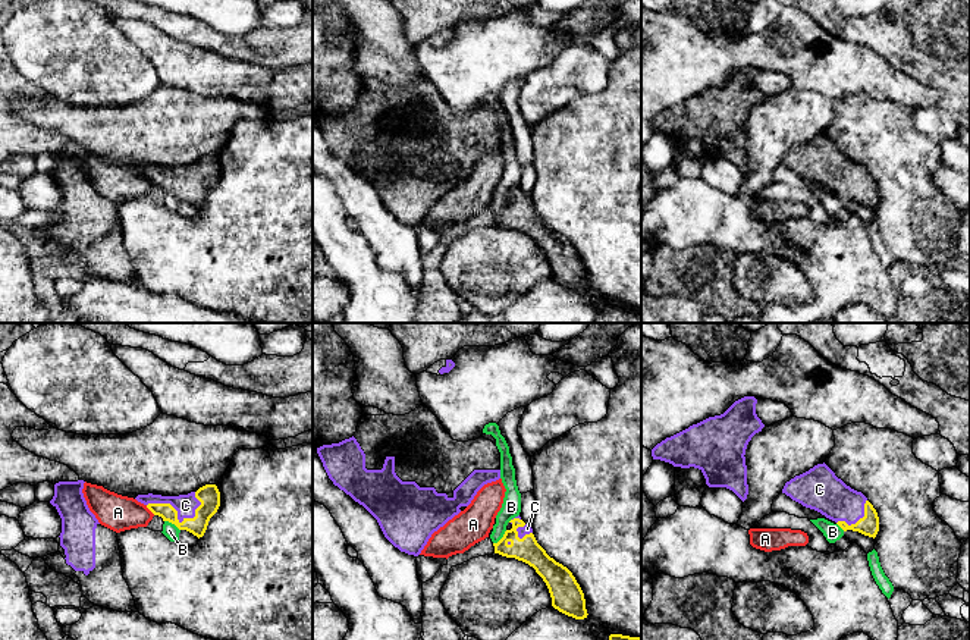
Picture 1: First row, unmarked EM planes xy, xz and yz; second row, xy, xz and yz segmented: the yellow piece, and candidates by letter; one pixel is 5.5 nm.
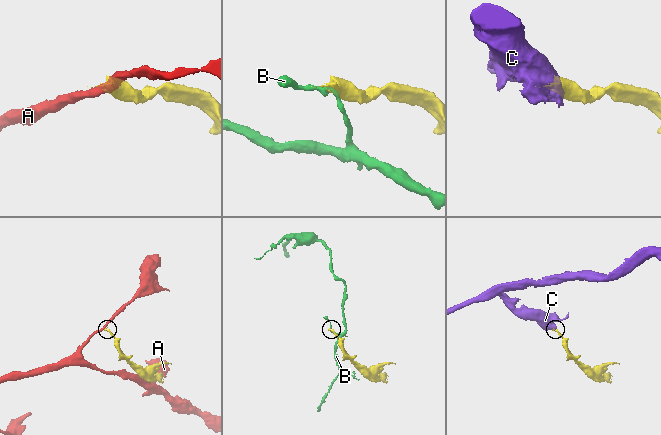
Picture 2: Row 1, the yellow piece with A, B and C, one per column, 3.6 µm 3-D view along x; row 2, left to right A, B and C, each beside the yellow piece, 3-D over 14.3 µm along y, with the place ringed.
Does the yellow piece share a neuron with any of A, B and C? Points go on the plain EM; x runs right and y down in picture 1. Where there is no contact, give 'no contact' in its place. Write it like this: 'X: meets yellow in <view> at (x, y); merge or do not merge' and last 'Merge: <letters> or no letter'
A: meets yellow in xy at (150, 181); do not merge
B: meets yellow in xz at (502, 209); do not merge
C: meets yellow in xy at (176, 185); merge
Merge: C

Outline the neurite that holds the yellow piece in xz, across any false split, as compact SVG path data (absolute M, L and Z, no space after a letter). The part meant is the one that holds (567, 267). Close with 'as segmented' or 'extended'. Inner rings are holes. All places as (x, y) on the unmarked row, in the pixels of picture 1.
M519 186L509 194L512 200L493 214L495 225L533 238L546 254L555 280L575 291L587 289L584 264L572 244L546 225L537 214L531 197L525 195Z; extended

